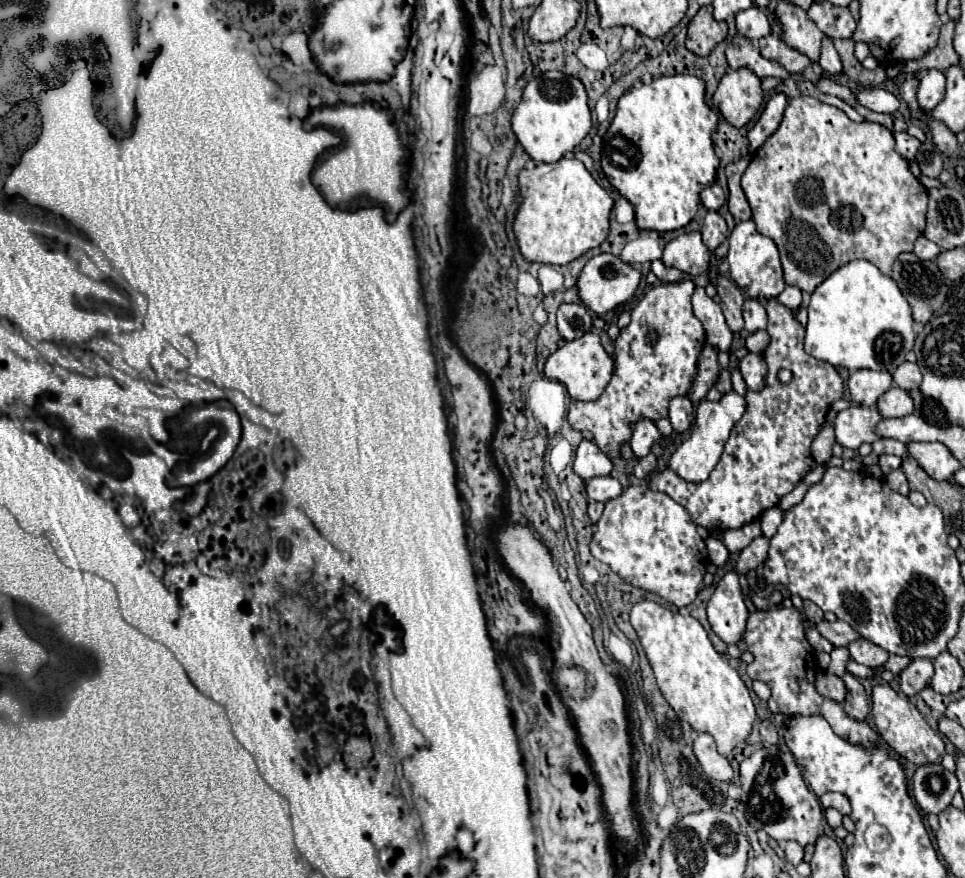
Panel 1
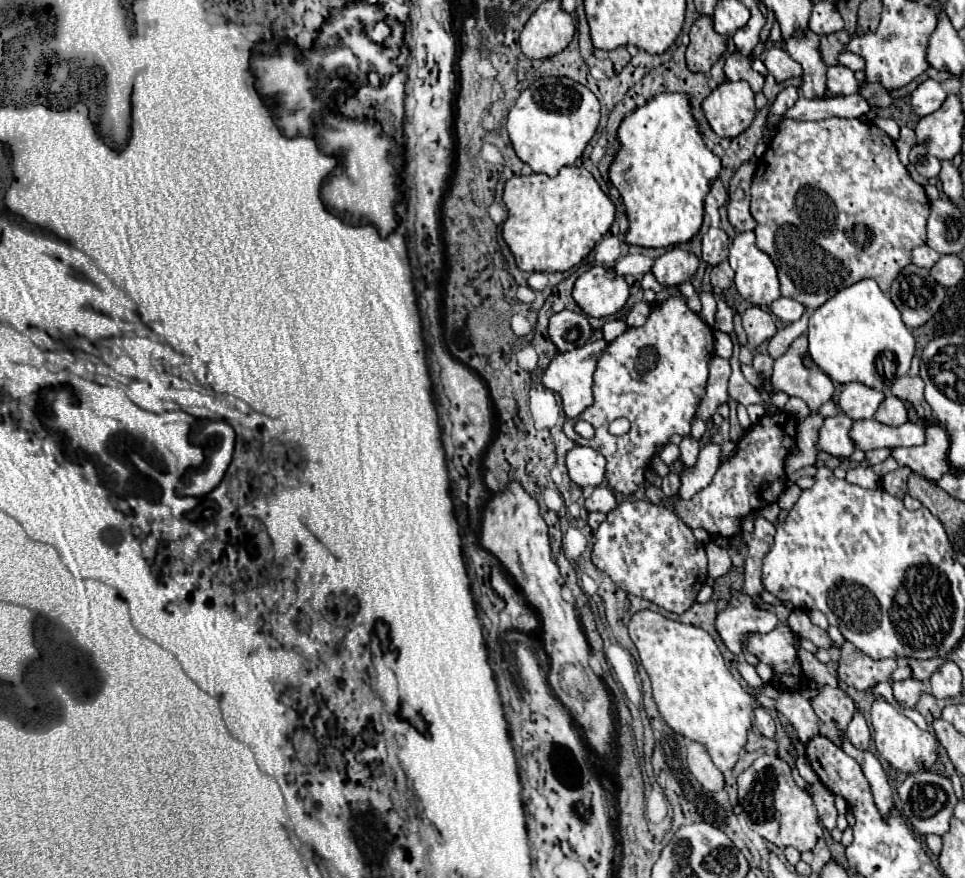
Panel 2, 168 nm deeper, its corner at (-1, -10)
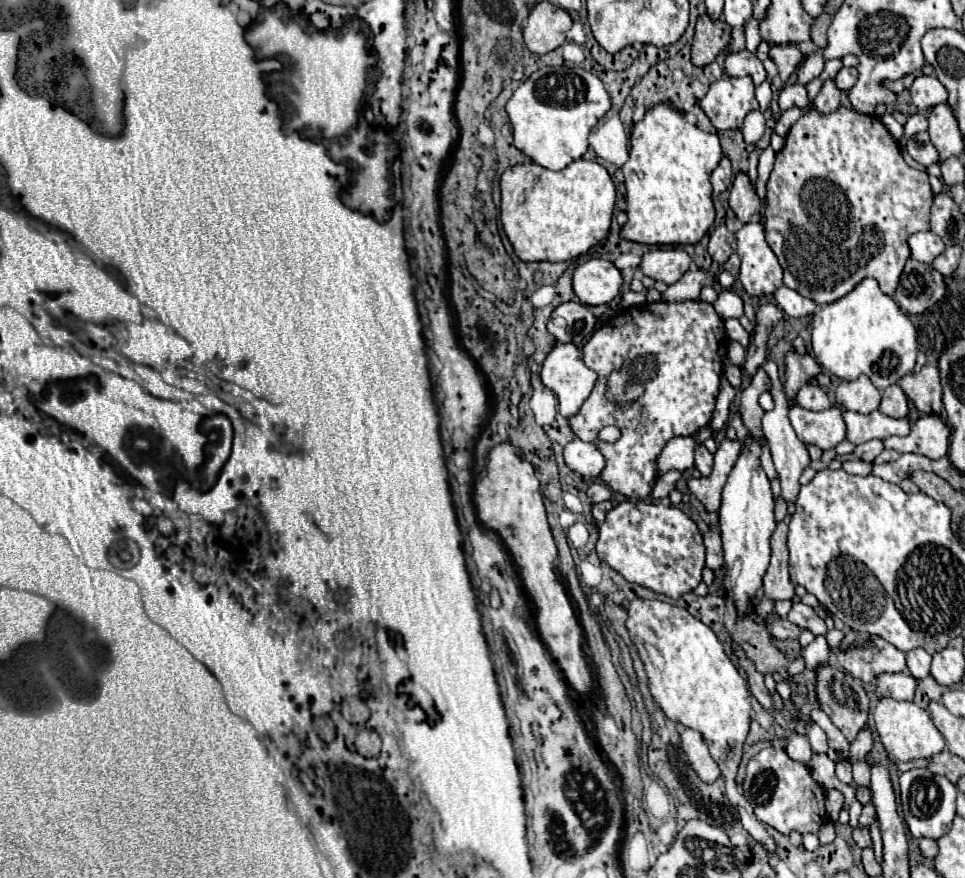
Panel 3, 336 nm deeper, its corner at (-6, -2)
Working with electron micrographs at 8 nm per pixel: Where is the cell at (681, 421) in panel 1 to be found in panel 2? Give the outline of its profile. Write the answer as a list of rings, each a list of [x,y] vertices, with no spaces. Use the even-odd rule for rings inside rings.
[[[683,437],[683,441],[679,443],[679,449],[681,449],[681,461],[691,467],[695,461],[697,461],[697,451],[699,451],[699,443],[691,437]]]

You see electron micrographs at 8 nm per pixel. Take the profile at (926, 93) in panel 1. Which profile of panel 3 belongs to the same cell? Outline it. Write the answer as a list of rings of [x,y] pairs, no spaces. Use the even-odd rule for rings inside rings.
[[[928,75],[916,77],[908,91],[910,91],[912,103],[918,109],[930,109],[930,107],[946,101],[946,89],[942,87],[942,83],[938,83],[938,79],[928,77]]]

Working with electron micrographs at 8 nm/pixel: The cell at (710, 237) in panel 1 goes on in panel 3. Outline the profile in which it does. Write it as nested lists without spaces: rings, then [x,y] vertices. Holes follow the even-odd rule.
[[[726,225],[716,227],[710,233],[710,243],[708,243],[708,253],[716,263],[726,263],[728,257],[736,251],[736,237],[734,233],[728,231]]]

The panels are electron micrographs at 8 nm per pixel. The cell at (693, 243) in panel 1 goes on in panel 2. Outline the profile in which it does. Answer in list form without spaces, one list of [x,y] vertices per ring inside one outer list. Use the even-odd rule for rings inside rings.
[[[673,247],[667,253],[663,253],[651,273],[657,277],[663,285],[679,285],[683,281],[689,281],[699,269],[699,257],[691,251],[685,251],[681,247]]]

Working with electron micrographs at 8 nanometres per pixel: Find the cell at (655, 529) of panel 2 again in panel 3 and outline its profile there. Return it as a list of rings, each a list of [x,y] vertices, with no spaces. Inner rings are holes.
[[[646,501],[618,503],[598,525],[600,537],[596,543],[598,557],[616,569],[626,581],[648,587],[672,599],[694,591],[702,581],[704,543],[696,523],[678,507],[664,507]]]

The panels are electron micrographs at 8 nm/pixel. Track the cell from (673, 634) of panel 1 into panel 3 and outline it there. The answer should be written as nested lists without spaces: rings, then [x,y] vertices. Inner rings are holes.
[[[634,599],[628,607],[626,629],[644,663],[648,687],[654,701],[674,723],[702,733],[710,747],[710,755],[718,763],[730,805],[740,813],[744,829],[762,843],[770,853],[776,853],[774,839],[766,833],[766,825],[756,819],[752,805],[736,789],[736,771],[742,759],[742,745],[750,727],[750,689],[734,663],[726,657],[722,643],[714,631],[686,609],[658,601]]]

